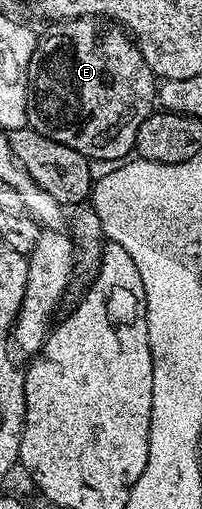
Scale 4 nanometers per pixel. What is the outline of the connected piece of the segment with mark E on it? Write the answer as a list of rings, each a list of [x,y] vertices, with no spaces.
[[[101,16],[68,18],[53,23],[54,27],[39,37],[30,61],[30,96],[32,110],[42,123],[41,129],[52,140],[76,148],[91,160],[99,158],[108,164],[125,159],[136,144],[140,124],[156,110],[156,75],[142,55],[137,41],[121,25]]]

